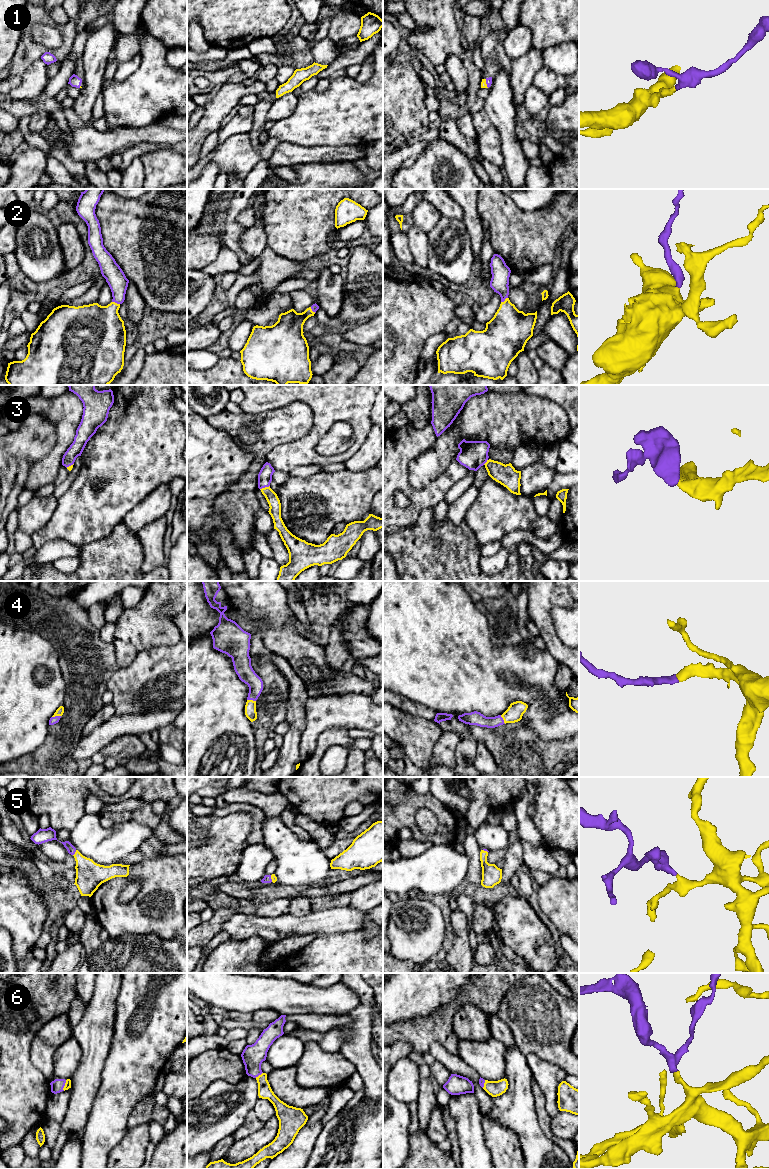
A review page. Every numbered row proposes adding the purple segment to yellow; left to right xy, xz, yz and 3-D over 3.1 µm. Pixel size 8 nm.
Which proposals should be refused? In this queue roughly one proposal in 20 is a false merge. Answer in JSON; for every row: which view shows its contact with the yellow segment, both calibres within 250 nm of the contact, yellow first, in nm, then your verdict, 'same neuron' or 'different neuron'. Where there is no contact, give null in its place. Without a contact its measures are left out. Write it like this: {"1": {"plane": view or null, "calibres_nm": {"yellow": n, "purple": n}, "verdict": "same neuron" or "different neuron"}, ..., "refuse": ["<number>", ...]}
{"1": {"plane": "yz", "calibres_nm": {"yellow": 50, "purple": 50}, "verdict": "same neuron"}, "2": {"plane": "xy", "calibres_nm": {"yellow": 380, "purple": 160}, "verdict": "same neuron"}, "3": {"plane": "xz", "calibres_nm": {"yellow": 100, "purple": 110}, "verdict": "same neuron"}, "4": {"plane": "xy", "calibres_nm": {"yellow": 60, "purple": 60}, "verdict": "same neuron"}, "5": {"plane": "xy", "calibres_nm": {"yellow": 220, "purple": 70}, "verdict": "same neuron"}, "6": {"plane": "xy", "calibres_nm": {"yellow": 50, "purple": 100}, "verdict": "same neuron"}, "refuse": []}

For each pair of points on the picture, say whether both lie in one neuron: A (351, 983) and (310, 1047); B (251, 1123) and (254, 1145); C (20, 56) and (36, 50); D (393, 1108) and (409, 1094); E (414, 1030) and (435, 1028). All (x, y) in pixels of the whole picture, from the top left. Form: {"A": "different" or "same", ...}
{"A": "different", "B": "different", "C": "same", "D": "different", "E": "same"}

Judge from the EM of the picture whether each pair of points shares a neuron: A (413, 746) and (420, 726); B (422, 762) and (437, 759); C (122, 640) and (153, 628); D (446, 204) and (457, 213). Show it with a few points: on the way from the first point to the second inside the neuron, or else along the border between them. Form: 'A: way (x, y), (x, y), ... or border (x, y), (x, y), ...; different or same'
A: way (418, 741), (420, 731); same
B: border (439, 739), (435, 744), (430, 766); different
C: way (130, 637), (139, 628), (145, 628); same
D: way (449, 207), (454, 211); same

